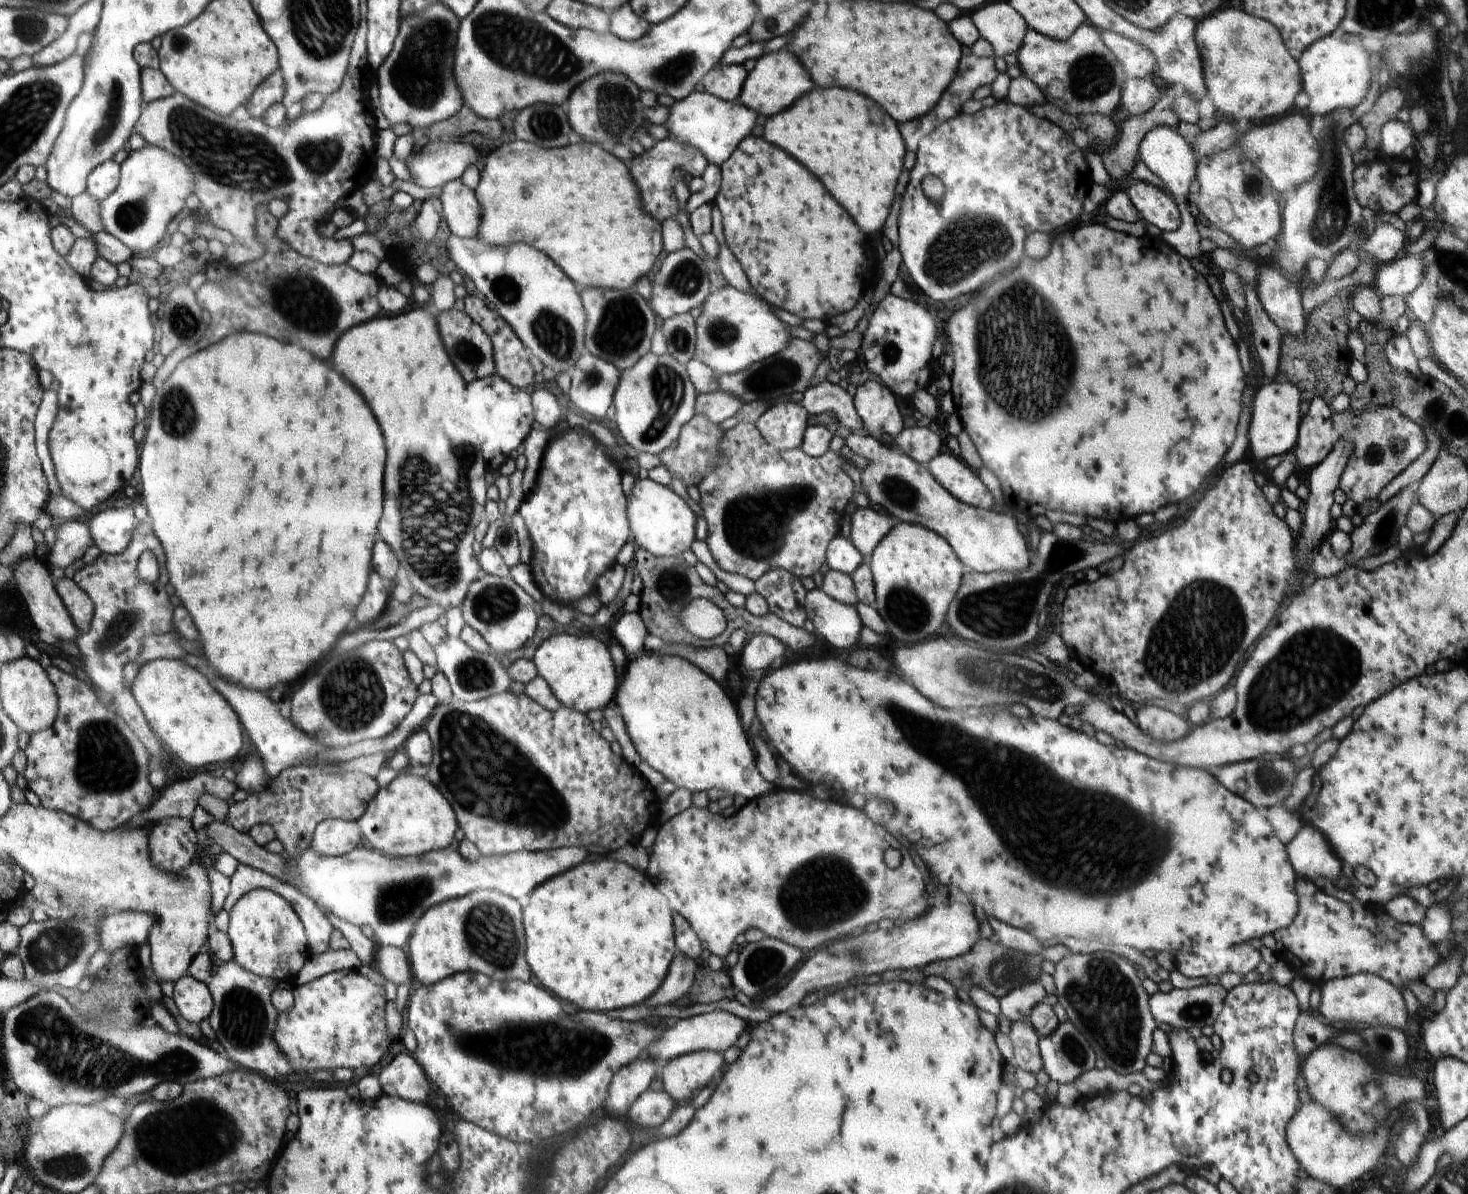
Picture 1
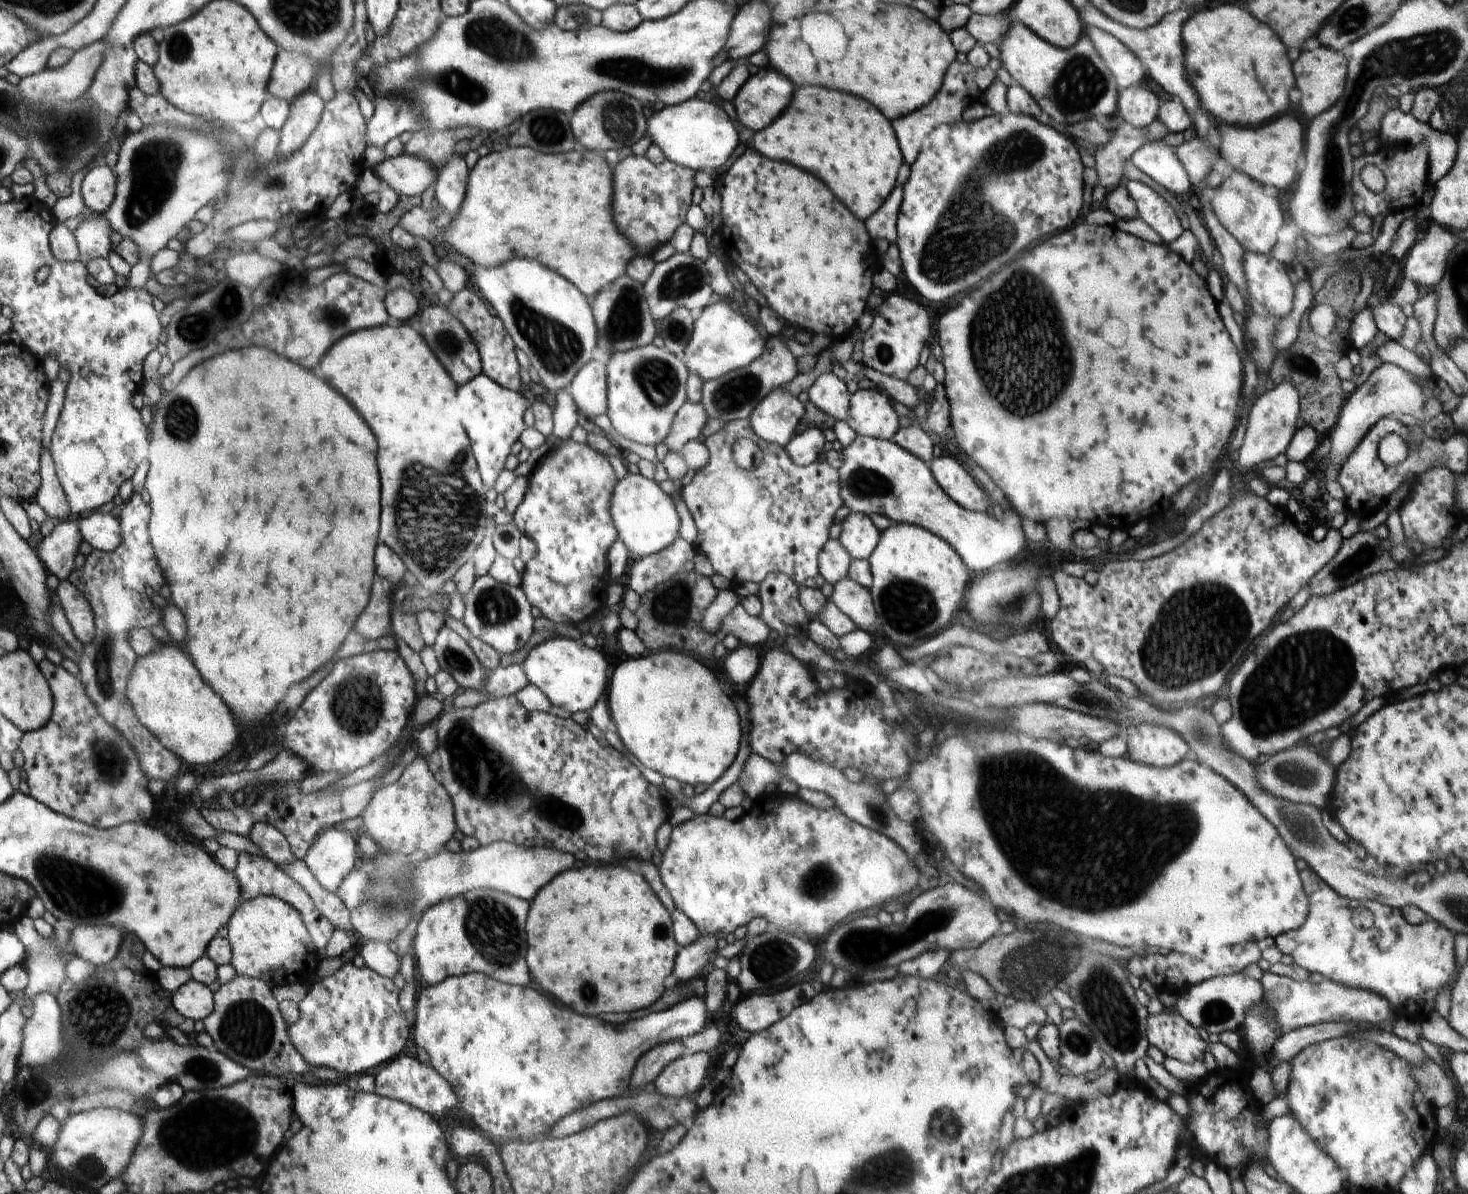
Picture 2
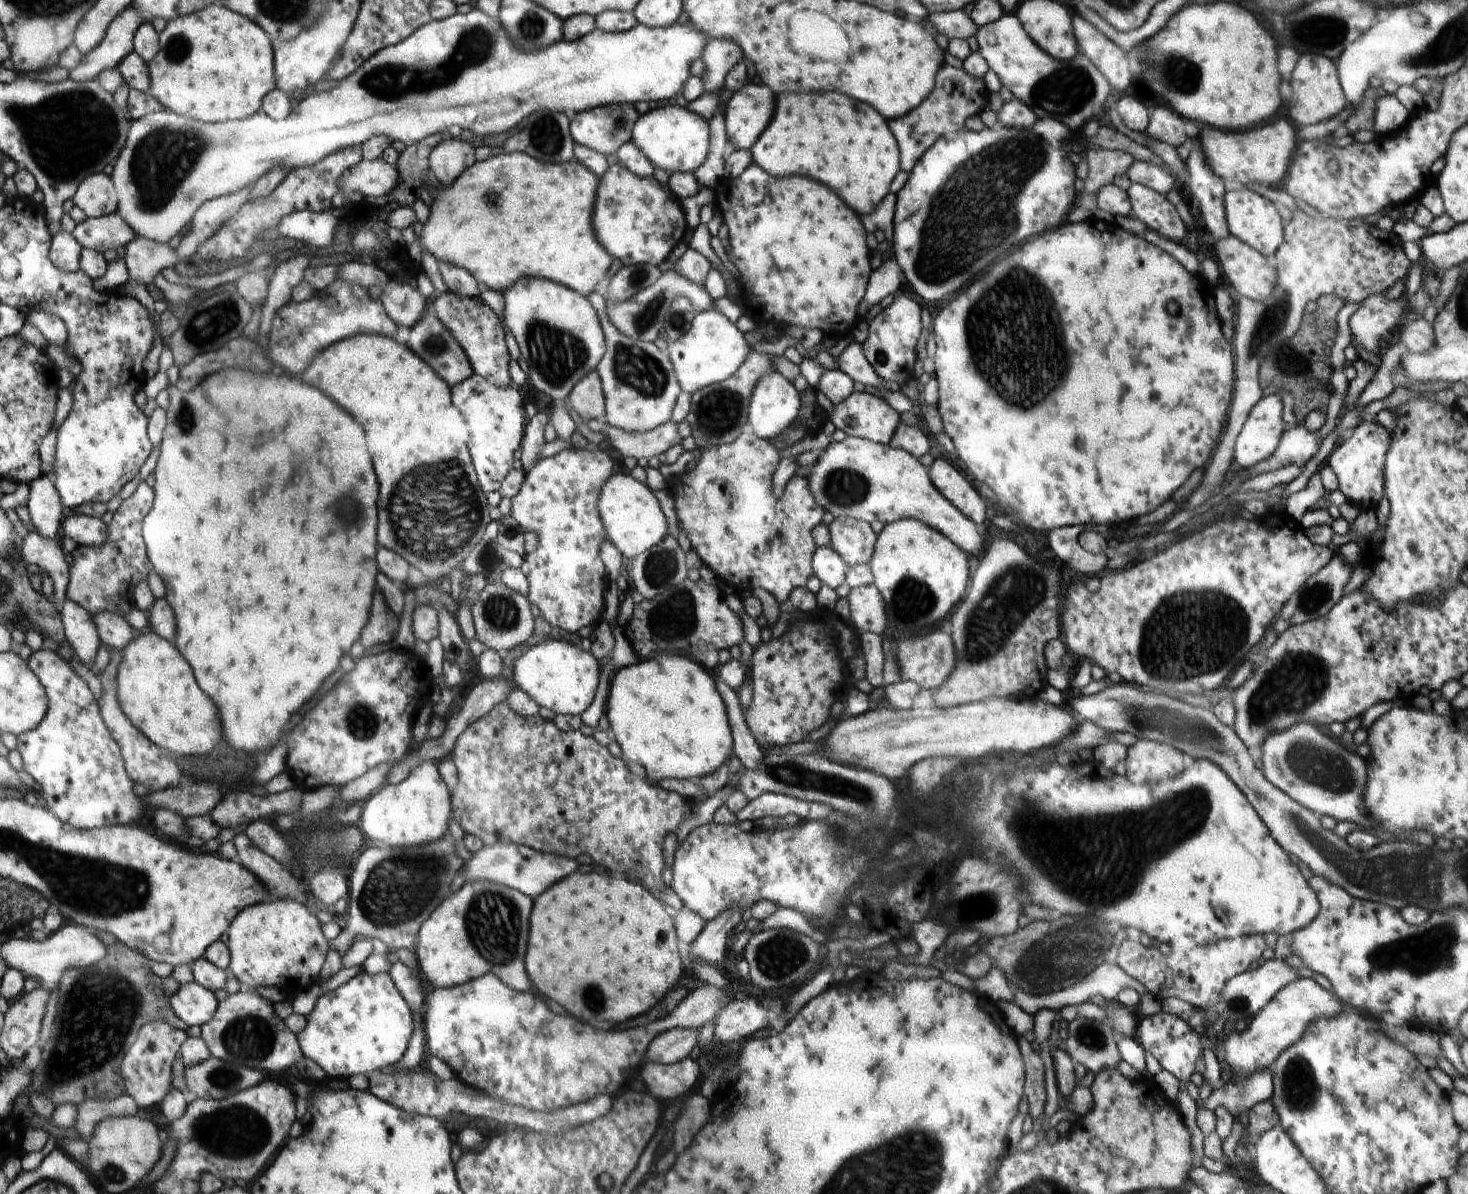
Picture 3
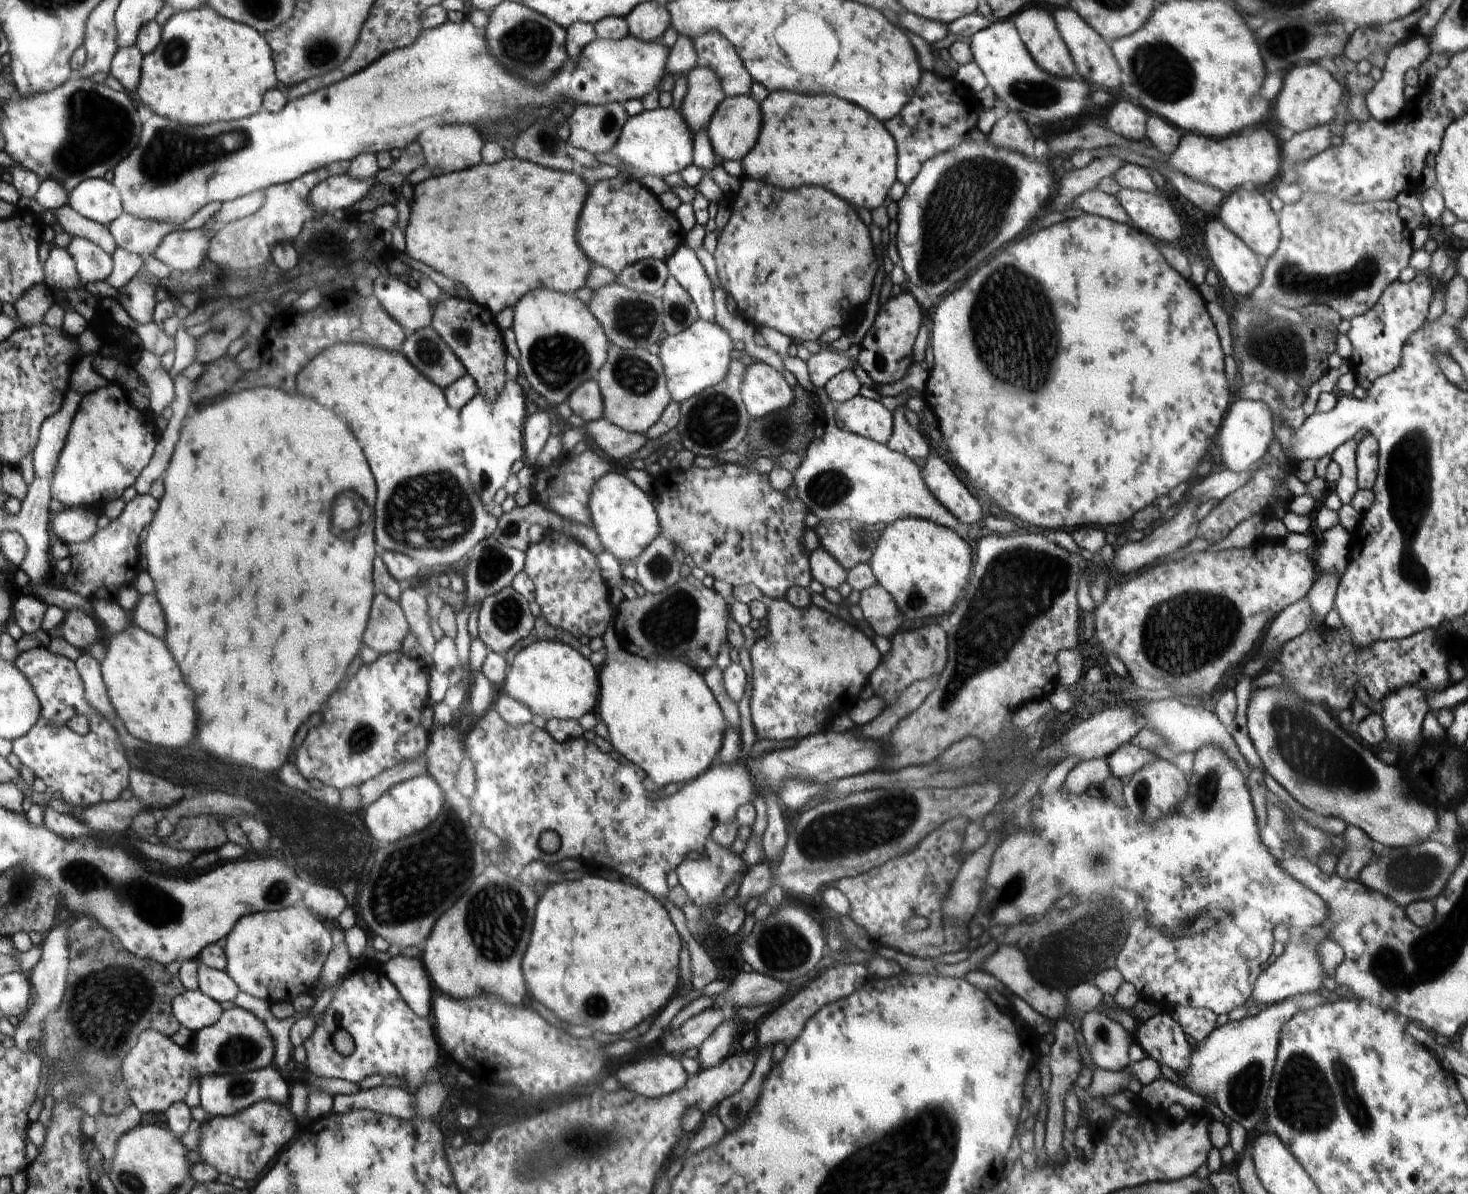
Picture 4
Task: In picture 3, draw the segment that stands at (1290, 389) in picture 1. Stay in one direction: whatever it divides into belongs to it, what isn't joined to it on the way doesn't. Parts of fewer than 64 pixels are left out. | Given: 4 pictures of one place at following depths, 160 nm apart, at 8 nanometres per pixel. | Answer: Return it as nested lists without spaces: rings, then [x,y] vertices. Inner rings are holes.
[[[1276,394],[1262,397],[1254,405],[1233,448],[1235,467],[1249,469],[1271,457],[1284,432],[1283,406],[1283,401]]]

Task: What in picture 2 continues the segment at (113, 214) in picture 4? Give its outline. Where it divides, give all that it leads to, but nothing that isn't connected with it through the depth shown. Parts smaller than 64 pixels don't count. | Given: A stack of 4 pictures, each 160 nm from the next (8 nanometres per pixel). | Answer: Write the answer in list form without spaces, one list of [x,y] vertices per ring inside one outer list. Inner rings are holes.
[[[100,163],[83,182],[83,196],[87,207],[97,214],[106,214],[117,198],[118,176],[115,168]]]

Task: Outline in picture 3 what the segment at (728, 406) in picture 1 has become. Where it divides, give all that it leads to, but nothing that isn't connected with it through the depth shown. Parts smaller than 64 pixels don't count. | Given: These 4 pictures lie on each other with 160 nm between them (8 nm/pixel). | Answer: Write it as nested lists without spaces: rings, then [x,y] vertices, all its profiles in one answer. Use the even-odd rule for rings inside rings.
[[[674,421],[665,422],[654,430],[645,433],[630,432],[612,426],[605,422],[601,430],[609,440],[609,443],[620,452],[622,459],[628,458],[652,458],[675,444],[680,444],[682,438],[678,435],[678,427]]]

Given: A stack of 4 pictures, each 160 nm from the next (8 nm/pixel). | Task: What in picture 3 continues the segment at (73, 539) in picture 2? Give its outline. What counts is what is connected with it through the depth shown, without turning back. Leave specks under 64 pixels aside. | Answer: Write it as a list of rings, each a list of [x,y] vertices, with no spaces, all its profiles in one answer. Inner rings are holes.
[[[36,530],[30,531],[23,538],[21,554],[33,569],[44,567],[50,573],[55,586],[50,602],[61,615],[69,599],[67,590],[72,572],[72,565],[66,560],[62,542],[48,540]]]

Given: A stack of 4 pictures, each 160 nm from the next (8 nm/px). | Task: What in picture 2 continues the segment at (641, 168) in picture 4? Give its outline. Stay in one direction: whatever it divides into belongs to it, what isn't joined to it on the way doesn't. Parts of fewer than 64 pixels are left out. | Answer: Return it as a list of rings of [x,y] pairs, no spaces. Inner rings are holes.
[[[695,97],[681,104],[666,105],[656,111],[647,120],[647,132],[667,162],[692,170],[714,171],[725,164],[738,146],[737,129],[728,118],[727,112],[715,100],[706,102]]]

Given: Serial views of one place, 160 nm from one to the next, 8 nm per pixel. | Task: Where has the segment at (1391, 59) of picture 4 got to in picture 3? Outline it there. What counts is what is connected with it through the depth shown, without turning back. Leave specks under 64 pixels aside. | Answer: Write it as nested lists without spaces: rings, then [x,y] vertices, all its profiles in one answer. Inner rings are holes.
[[[1384,95],[1379,98],[1375,106],[1373,130],[1376,135],[1392,134],[1404,128],[1410,113],[1396,98],[1396,95]]]

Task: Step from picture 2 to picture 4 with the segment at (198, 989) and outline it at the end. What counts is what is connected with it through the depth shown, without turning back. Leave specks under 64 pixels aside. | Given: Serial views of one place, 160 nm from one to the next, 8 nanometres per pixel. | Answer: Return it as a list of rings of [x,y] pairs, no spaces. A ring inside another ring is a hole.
[[[189,990],[186,994],[181,994],[176,998],[175,1011],[180,1022],[195,1035],[202,1029],[216,1025],[222,1016],[220,1004],[202,990]]]

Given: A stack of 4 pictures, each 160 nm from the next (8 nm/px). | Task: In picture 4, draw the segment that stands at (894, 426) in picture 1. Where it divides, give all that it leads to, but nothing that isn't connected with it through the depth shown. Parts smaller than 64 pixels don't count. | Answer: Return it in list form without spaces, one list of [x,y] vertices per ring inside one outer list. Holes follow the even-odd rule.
[[[860,394],[850,401],[835,405],[830,420],[842,421],[844,428],[849,431],[883,445],[893,437],[892,414],[880,404],[880,401],[868,400]]]

